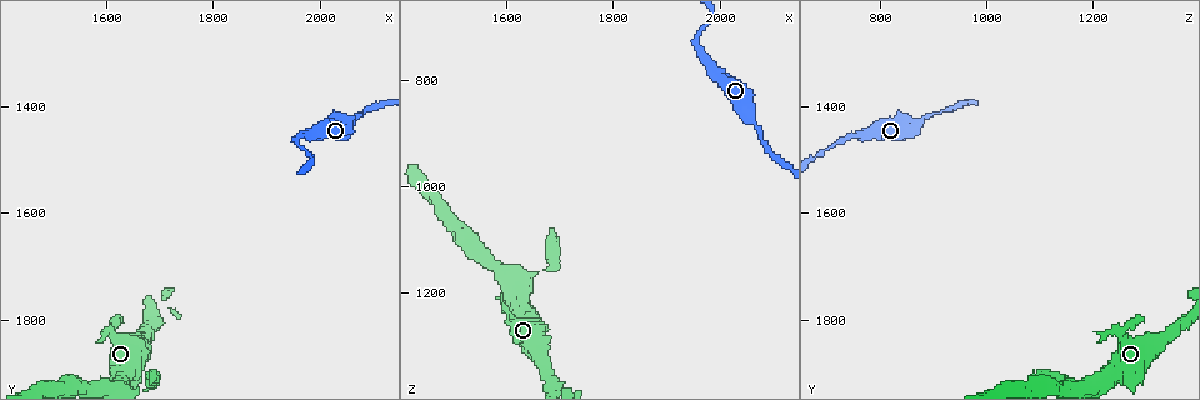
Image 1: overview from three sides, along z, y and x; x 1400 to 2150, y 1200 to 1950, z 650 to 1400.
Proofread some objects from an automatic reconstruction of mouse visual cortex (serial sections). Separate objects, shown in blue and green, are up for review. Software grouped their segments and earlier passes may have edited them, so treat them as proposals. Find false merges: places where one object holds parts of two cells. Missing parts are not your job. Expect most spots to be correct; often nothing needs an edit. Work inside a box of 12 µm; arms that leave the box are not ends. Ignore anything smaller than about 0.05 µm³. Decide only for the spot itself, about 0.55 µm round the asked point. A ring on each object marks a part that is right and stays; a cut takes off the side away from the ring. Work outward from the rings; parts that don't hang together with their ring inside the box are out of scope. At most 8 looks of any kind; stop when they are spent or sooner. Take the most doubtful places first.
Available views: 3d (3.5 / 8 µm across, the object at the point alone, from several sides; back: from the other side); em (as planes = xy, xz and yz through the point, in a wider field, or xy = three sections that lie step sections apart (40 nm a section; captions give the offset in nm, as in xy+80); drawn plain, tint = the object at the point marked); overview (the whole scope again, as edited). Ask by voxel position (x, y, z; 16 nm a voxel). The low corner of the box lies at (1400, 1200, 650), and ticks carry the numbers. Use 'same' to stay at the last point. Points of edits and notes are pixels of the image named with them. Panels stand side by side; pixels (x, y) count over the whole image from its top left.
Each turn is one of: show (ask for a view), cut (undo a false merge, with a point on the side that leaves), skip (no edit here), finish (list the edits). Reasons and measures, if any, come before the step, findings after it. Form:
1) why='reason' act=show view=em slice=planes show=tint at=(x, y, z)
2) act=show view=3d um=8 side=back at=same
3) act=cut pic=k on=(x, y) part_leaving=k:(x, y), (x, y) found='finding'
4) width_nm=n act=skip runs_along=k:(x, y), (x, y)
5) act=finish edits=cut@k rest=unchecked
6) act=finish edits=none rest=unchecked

act=show view=3d um=3.5 at=(1685, 1905, 1145)

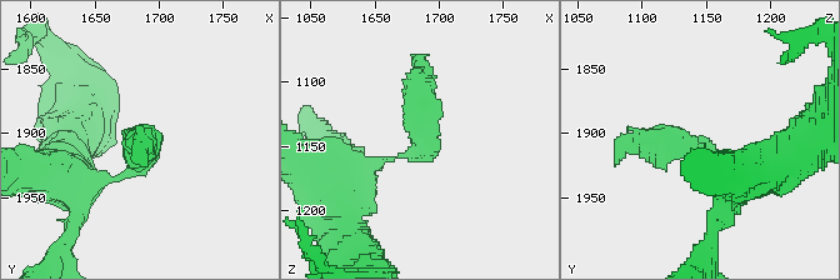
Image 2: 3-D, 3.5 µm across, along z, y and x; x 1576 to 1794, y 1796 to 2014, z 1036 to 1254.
why='now the EM' act=show view=em slice=planes show=tint at=(1686, 1910, 1140)

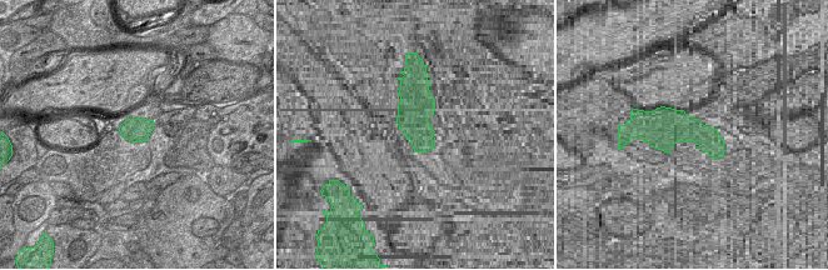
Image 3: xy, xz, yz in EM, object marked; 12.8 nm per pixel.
act=skip runs_along=2:(371, 164), (425, 144), (425, 55) found='continuous, no second cell'

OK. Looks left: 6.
why='sudden change in width' act=show view=3d um=3.5 at=(1955, 1460, 740)

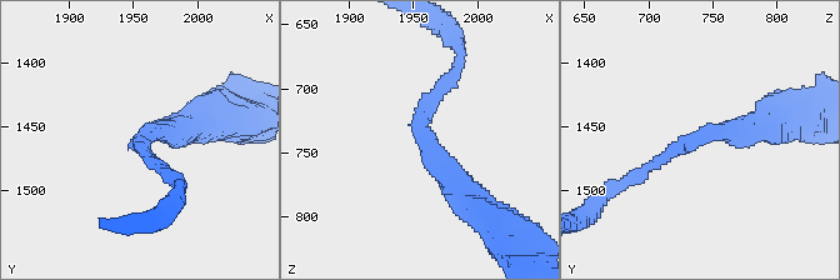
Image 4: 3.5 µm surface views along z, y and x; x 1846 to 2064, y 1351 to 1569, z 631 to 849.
arm_widths_nm=150,400 act=show view=em slice=planes show=tint at=(1960, 1458, 746)

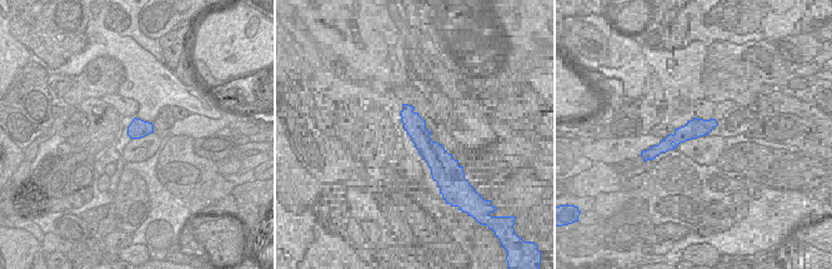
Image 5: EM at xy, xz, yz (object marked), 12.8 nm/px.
act=skip found='one cell here'

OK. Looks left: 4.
why='thick turns thin' act=show view=3d um=3.5 at=(2070, 1420, 890)

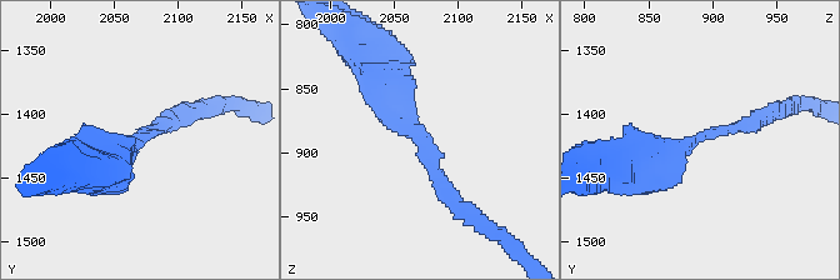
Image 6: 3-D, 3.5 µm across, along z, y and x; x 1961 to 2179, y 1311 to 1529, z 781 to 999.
arm_widths_nm=200,500 why='now the EM' act=show view=em slice=xy step=3 show=plain at=(2066, 1416, 892)

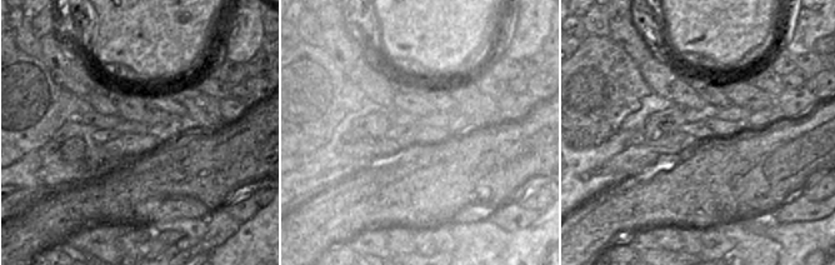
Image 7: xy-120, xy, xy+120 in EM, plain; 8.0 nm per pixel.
act=show view=em slice=xy step=3 show=tint at=same

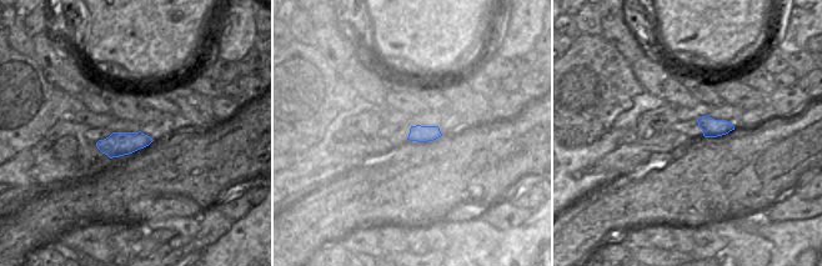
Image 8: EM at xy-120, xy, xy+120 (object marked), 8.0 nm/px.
act=skip runs_along=6:(389, 74), (394, 119), (463, 205) found='all the same cell'

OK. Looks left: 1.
act=finish edits=none rest=unchecked

